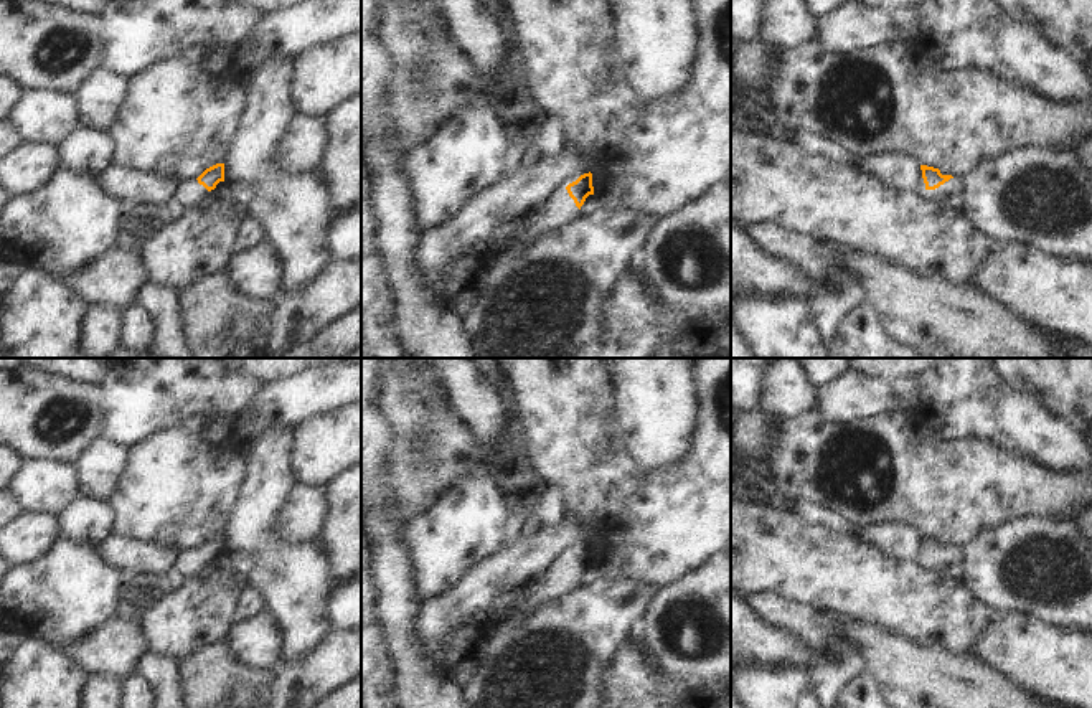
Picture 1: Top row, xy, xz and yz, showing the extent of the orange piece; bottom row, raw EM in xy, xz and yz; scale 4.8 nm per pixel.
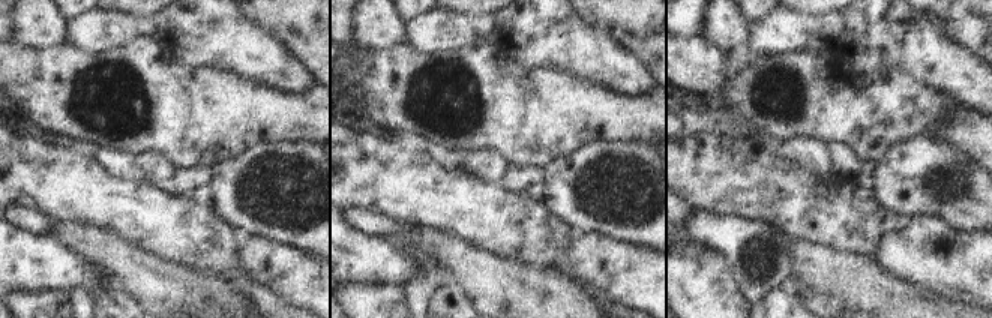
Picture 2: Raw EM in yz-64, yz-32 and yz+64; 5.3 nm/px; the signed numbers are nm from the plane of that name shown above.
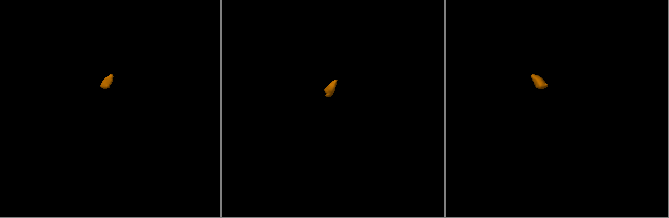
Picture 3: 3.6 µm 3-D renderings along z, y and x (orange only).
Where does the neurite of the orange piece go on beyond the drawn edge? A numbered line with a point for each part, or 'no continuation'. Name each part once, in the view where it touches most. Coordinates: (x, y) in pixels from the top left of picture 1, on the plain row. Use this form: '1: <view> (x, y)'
1: yz (954, 555)

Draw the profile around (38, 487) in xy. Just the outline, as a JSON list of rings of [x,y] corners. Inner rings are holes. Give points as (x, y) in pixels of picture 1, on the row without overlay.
[[[23,462],[13,475],[8,493],[23,510],[56,517],[79,497],[73,465],[58,462]]]

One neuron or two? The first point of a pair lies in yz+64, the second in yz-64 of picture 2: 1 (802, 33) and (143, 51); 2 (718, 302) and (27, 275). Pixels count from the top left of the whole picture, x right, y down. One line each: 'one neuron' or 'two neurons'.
1: two neurons
2: two neurons

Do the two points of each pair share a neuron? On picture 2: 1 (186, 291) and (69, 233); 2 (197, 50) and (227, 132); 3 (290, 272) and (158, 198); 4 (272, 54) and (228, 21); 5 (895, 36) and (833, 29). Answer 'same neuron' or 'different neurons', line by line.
1: same neuron
2: different neurons
3: different neurons
4: same neuron
5: different neurons

